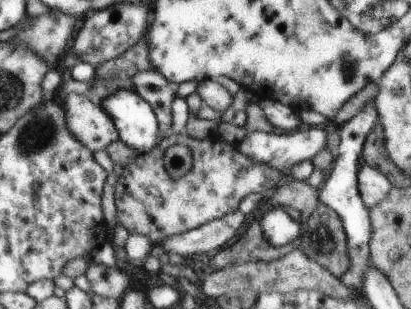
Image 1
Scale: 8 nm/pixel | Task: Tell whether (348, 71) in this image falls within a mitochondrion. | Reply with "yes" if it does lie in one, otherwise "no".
yes

